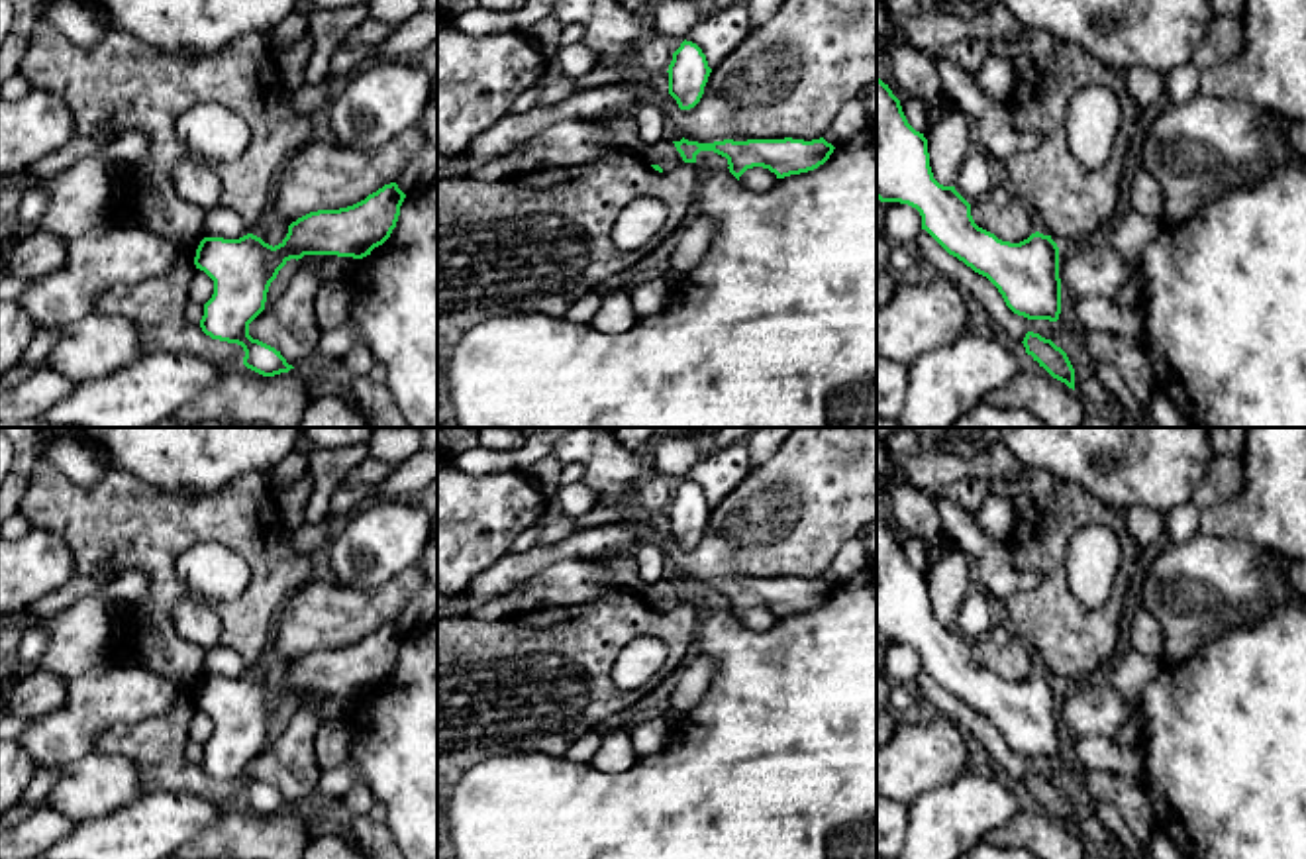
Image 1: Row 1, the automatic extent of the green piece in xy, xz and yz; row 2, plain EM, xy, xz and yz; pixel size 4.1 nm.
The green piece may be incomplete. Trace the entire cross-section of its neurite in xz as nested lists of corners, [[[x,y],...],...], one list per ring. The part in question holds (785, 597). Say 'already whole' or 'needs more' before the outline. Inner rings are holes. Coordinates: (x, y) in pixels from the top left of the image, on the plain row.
already whole | [[[824,577],[804,581],[804,579],[747,579],[747,581],[673,581],[684,602],[696,602],[700,590],[714,590],[728,598],[729,612],[739,620],[739,616],[753,606],[769,608],[777,618],[790,614],[800,614],[818,608],[833,592],[833,584]]]

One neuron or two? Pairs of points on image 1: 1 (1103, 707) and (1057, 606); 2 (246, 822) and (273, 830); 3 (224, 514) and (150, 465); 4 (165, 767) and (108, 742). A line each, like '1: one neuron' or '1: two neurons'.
1: two neurons
2: one neuron
3: two neurons
4: one neuron

